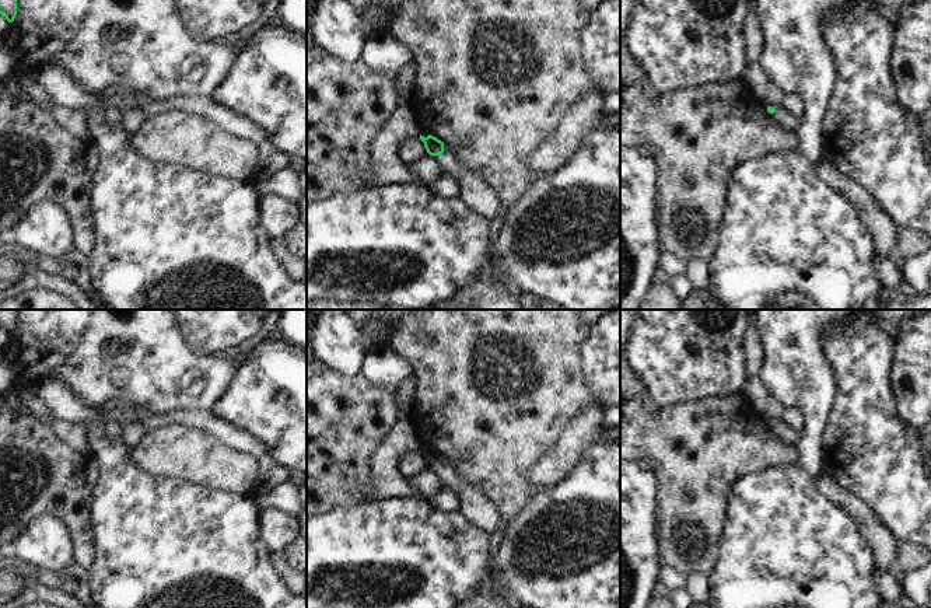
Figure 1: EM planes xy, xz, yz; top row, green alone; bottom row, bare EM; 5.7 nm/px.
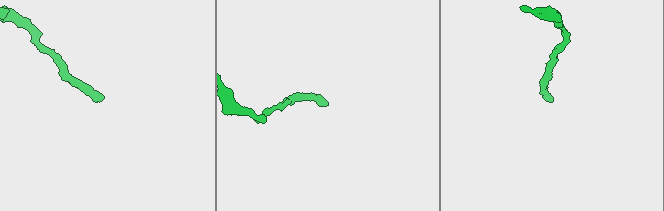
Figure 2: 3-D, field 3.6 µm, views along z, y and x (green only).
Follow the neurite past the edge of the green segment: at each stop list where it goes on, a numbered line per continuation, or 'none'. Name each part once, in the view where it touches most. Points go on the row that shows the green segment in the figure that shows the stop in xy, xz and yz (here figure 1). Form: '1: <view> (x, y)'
1: xz (478, 195).

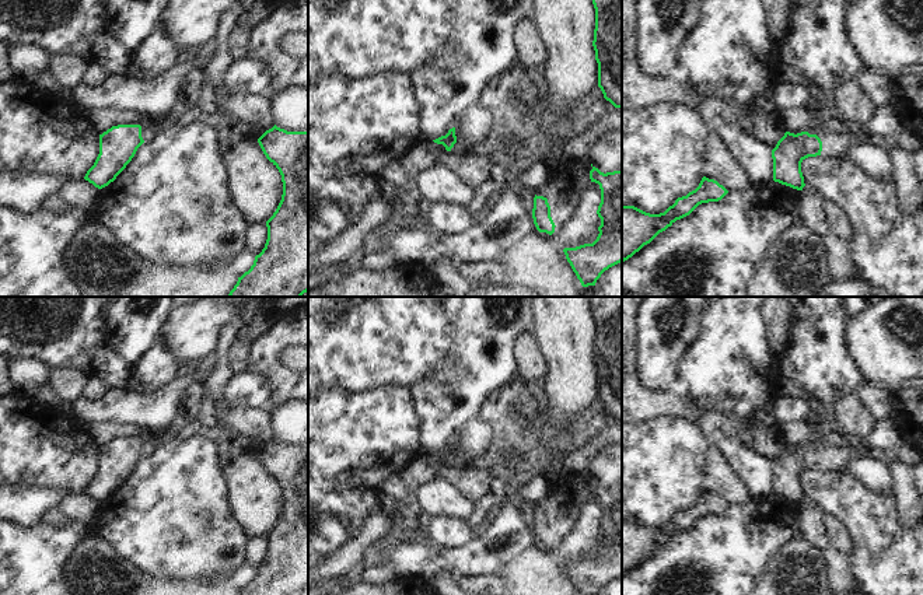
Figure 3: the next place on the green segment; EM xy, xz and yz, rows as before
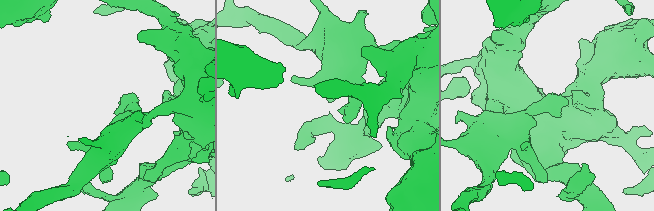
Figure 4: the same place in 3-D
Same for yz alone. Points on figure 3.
1: yz (834, 144).

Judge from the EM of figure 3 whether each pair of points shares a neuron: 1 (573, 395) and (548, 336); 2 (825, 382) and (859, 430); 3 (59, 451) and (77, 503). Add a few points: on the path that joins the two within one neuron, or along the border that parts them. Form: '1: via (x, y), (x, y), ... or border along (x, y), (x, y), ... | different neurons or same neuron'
1: via (570, 381), (569, 357), (562, 350) | same neuron
2: border along (853, 392), (842, 395), (835, 402), (834, 412) | different neurons
3: border along (83, 492), (69, 494) | different neurons

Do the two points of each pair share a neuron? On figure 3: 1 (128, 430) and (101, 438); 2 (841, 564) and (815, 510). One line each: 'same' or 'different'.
1: same
2: same

